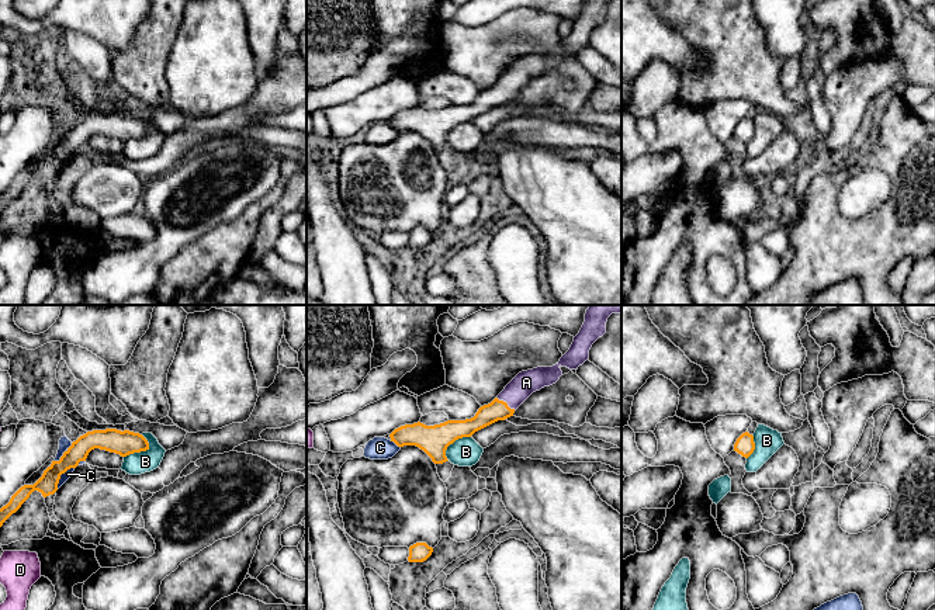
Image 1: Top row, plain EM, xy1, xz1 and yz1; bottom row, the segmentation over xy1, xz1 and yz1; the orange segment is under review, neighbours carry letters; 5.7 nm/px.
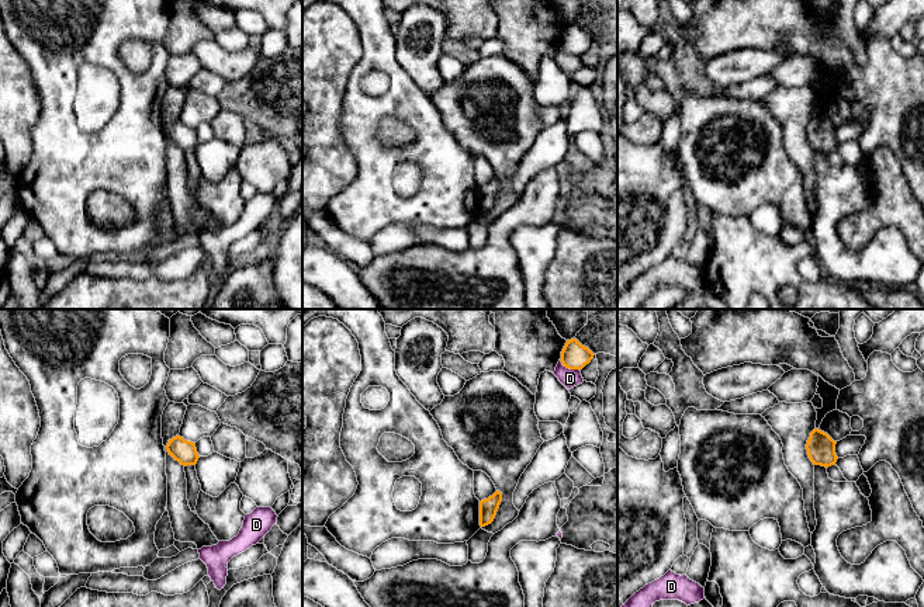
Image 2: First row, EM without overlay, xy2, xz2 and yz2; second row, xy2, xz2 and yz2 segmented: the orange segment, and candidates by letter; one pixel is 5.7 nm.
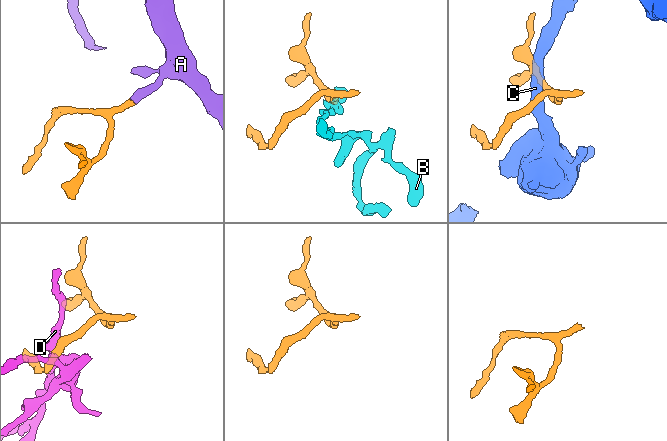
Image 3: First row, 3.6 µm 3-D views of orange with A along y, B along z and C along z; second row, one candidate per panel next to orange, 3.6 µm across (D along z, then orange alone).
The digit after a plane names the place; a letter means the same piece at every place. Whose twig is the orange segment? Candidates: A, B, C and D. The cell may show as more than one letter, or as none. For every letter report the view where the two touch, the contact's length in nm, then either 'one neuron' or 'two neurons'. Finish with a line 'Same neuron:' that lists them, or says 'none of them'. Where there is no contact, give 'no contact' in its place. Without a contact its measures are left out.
A: xz1 | 130 nm | one neuron
B: xy1 | 170 nm | two neurons
C: xy1 | 160 nm | two neurons
D: xz2 | 130 nm | two neurons
Same neuron: A

